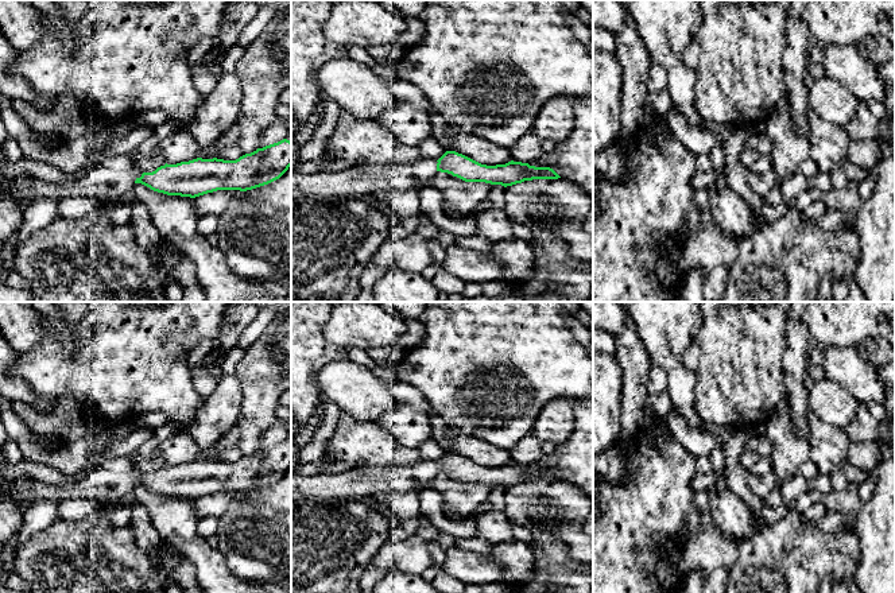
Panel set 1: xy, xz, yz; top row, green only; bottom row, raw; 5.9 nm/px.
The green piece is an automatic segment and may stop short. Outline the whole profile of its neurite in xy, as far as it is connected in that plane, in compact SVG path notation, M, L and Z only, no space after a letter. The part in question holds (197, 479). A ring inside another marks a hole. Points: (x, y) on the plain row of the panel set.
M283 441L278 445L257 450L251 456L245 456L236 462L224 461L202 461L197 460L189 464L181 464L177 466L164 466L158 469L152 474L143 474L137 478L136 473L113 473L104 468L97 468L89 472L84 478L73 482L63 482L58 485L50 485L39 481L34 481L28 485L9 481L5 488L0 488L0 499L12 499L23 508L39 501L53 500L62 501L69 499L88 499L92 501L102 501L106 505L116 504L120 499L133 493L136 485L142 485L154 493L167 497L181 497L195 500L217 492L240 492L247 493L264 487L268 487L279 481L291 468L291 443Z

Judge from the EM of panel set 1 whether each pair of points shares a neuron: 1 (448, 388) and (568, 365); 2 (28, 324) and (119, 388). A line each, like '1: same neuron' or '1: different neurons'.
1: same neuron
2: different neurons

